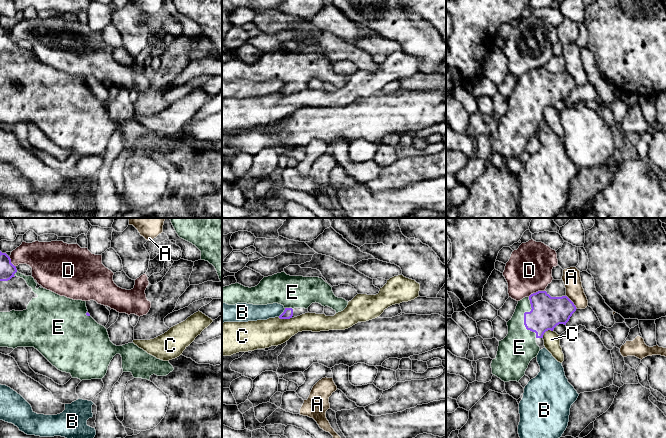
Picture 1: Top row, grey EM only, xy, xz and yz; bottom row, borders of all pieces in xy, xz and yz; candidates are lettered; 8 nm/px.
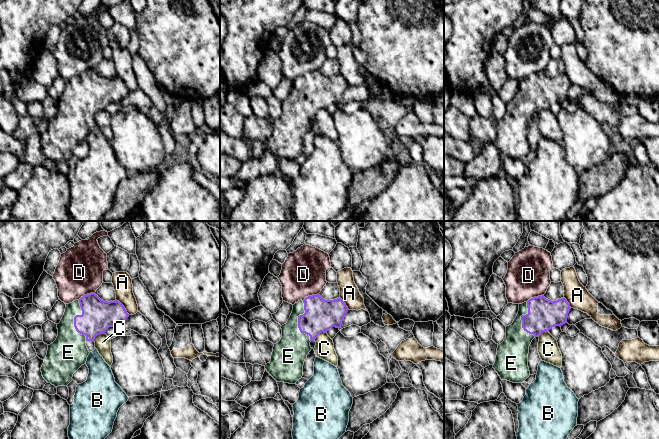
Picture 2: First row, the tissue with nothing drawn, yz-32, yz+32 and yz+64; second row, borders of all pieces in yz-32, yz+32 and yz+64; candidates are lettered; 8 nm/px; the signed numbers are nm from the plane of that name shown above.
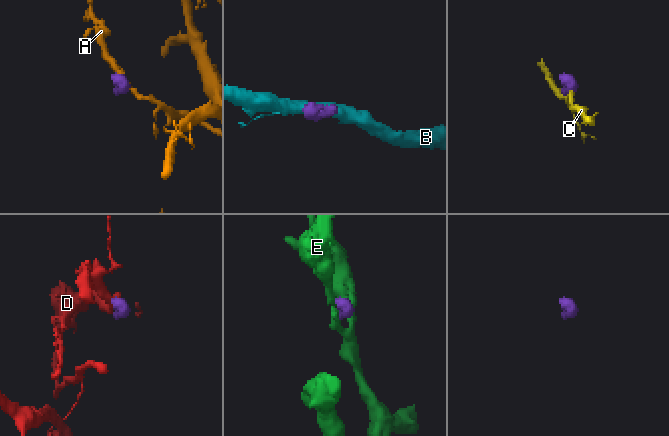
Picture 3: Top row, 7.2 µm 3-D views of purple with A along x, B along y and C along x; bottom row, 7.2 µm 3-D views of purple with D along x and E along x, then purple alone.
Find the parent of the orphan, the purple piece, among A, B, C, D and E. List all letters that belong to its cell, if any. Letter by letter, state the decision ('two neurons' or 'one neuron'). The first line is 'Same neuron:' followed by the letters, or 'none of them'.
Same neuron: E
A: two neurons
B: two neurons
C: two neurons
D: two neurons
E: one neuron

